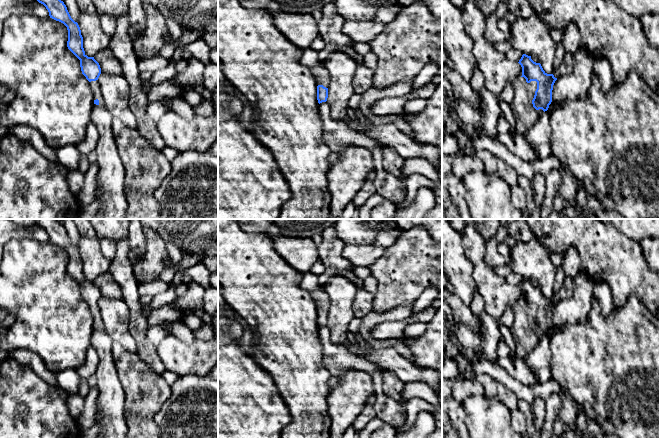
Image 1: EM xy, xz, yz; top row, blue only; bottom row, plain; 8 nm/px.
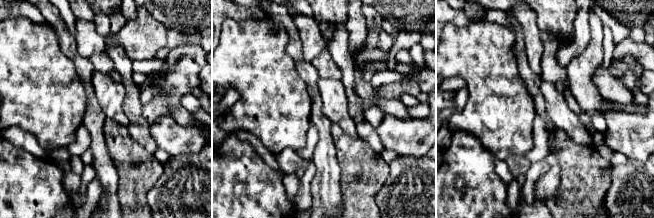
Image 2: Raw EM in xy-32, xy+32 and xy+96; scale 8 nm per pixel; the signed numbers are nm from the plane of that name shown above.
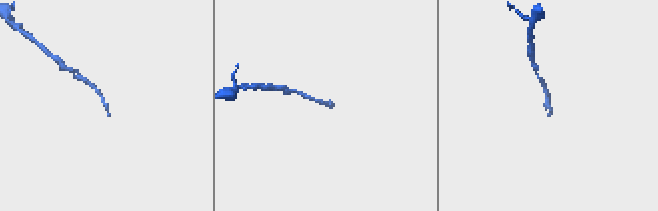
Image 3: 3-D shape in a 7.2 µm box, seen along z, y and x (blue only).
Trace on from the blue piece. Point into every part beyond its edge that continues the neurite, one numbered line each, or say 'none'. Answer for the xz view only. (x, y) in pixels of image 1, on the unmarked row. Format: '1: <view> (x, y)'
1: xz (322, 300)

